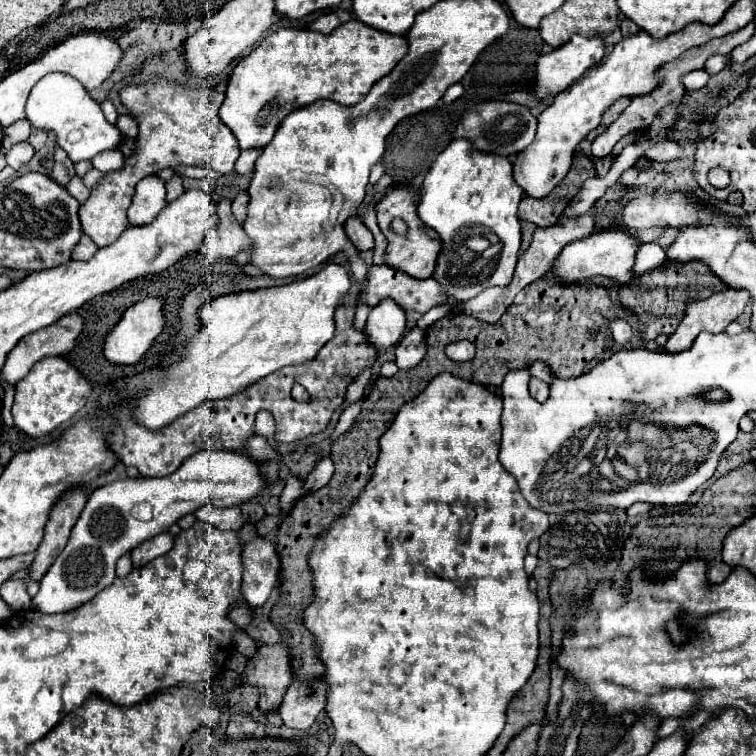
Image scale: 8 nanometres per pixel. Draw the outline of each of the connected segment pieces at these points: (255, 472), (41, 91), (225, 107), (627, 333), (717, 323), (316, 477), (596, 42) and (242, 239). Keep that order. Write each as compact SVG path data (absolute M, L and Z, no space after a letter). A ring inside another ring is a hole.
M203 450L187 458L183 466L169 476L127 478L93 490L77 524L71 530L67 546L39 580L41 588L33 598L33 608L43 614L61 614L91 602L95 594L105 590L115 580L115 562L123 554L131 552L141 542L169 530L179 518L191 512L195 514L201 506L241 506L265 486L267 484L259 472L259 466L247 456L225 450ZM141 502L153 506L153 518L149 522L139 522L131 514L131 508Z
M47 74L41 78L29 94L25 112L35 128L53 130L57 134L57 144L73 162L91 160L95 154L105 150L117 150L123 140L119 128L105 120L101 106L87 94L81 82L67 74Z
M349 20L331 34L279 28L233 68L219 118L229 126L241 150L261 150L273 140L283 118L297 108L317 100L333 100L343 106L361 102L371 86L407 54L407 48L403 36L375 30L361 20Z
M609 320L609 330L613 334L613 340L621 346L625 346L631 338L631 326L627 324L627 320Z
M733 288L715 292L707 300L691 302L687 306L685 318L681 320L677 330L667 338L663 350L671 354L687 350L701 330L725 332L725 328L743 314L747 304L749 304L749 292Z
M325 456L311 472L309 476L305 478L303 482L303 494L309 494L309 492L315 492L319 488L323 488L333 476L333 462L329 456Z
M573 36L567 44L563 44L561 48L555 48L549 54L539 56L537 60L537 68L535 68L535 82L533 82L533 96L539 102L545 102L547 98L557 96L559 92L563 92L565 88L571 86L571 82L575 82L579 76L583 76L585 70L589 70L589 66L595 66L597 62L601 62L605 54L605 46L603 40L599 36L595 38L583 38L583 36Z
M219 200L219 224L211 234L207 236L203 250L209 258L233 258L235 254L251 248L251 242L245 234L245 230L239 226L239 222L231 214L231 202L229 200Z

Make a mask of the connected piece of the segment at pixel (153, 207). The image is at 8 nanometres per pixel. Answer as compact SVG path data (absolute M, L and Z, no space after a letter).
M145 176L137 184L131 206L127 210L129 226L143 226L153 222L165 204L165 182L157 176Z

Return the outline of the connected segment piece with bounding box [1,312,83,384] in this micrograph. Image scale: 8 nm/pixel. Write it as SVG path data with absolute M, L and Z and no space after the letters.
M73 312L59 318L53 326L41 328L25 338L11 350L1 374L7 382L17 384L29 374L33 364L47 356L63 356L75 344L77 336L83 330L83 318Z

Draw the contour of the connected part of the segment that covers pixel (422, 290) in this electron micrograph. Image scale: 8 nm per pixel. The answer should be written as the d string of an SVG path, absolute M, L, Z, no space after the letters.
M387 264L371 266L367 276L367 290L363 292L363 302L373 308L385 298L397 302L397 306L401 306L405 312L415 310L419 314L425 314L433 306L441 304L443 292L441 284L433 278L409 278L407 274L401 274Z

